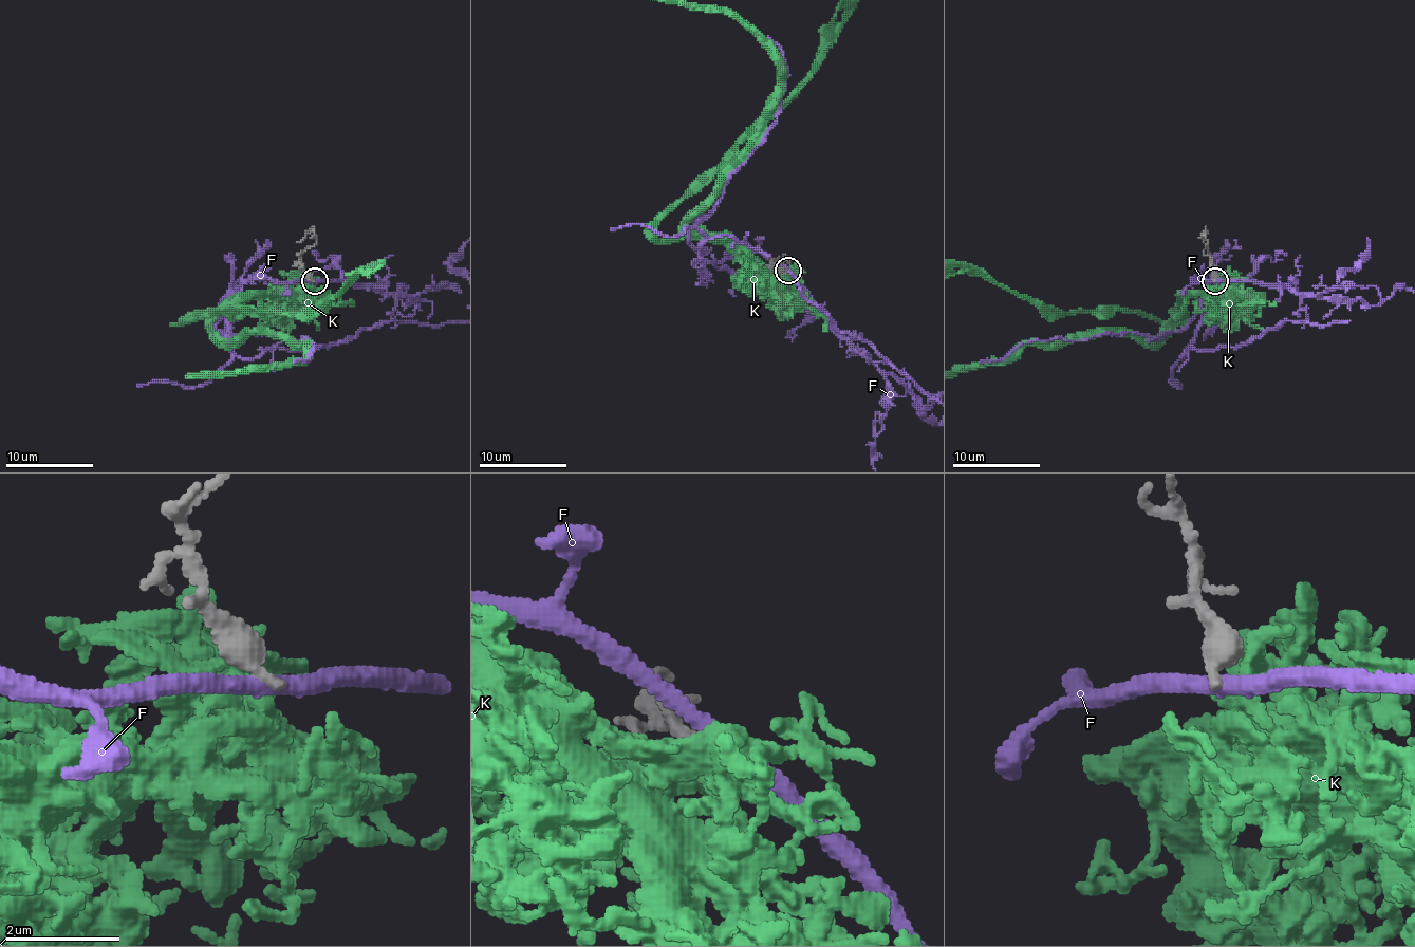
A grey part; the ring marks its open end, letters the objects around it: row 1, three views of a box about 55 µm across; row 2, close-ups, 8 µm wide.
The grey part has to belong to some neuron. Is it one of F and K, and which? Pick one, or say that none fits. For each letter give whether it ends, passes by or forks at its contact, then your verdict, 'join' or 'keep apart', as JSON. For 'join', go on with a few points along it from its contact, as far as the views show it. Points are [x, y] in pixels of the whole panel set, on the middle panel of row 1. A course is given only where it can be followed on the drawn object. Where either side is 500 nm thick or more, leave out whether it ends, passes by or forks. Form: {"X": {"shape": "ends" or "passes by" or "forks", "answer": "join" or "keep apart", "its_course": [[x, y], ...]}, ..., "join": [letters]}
{"F": {"shape": "passes by", "answer": "keep apart"}, "K": {"answer": "keep apart"}, "join": []}

